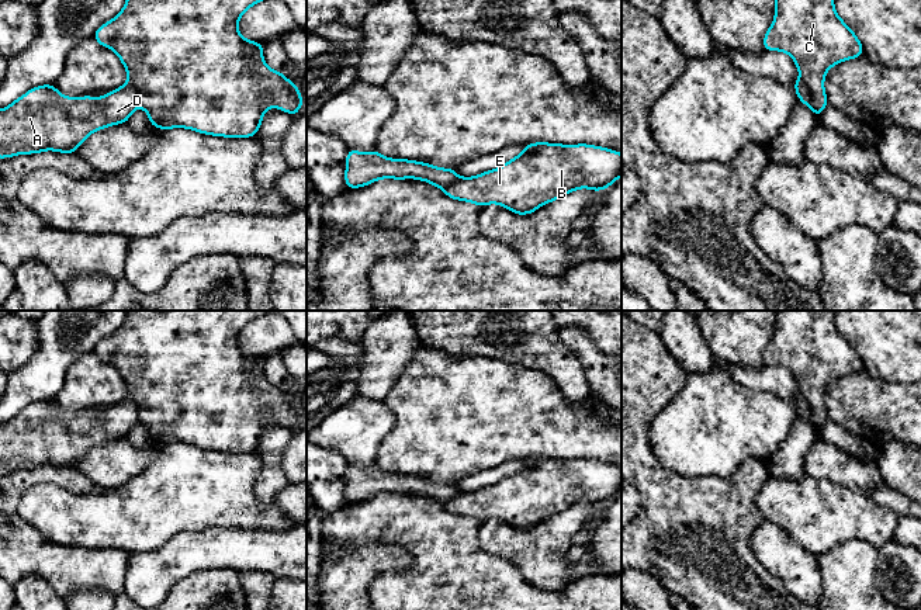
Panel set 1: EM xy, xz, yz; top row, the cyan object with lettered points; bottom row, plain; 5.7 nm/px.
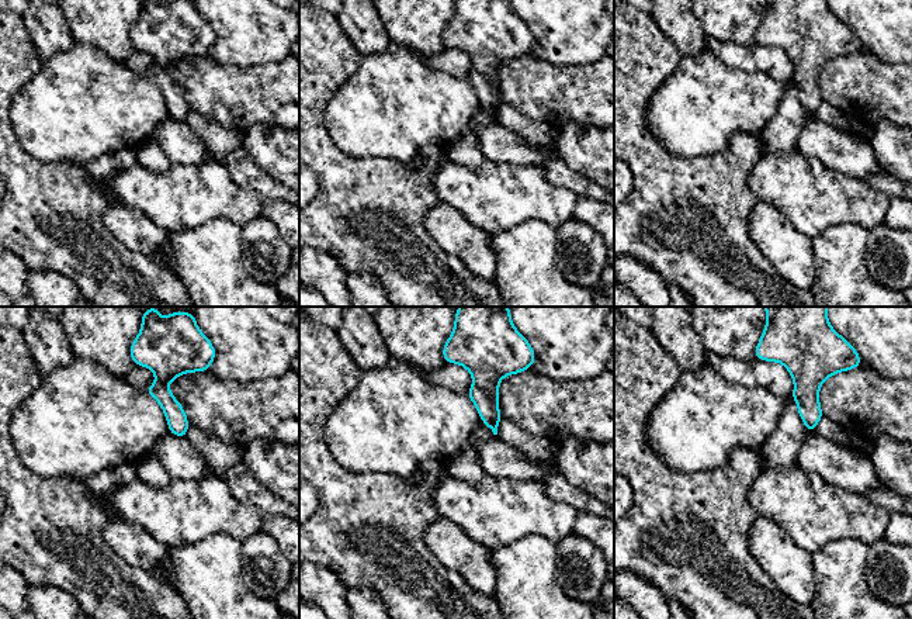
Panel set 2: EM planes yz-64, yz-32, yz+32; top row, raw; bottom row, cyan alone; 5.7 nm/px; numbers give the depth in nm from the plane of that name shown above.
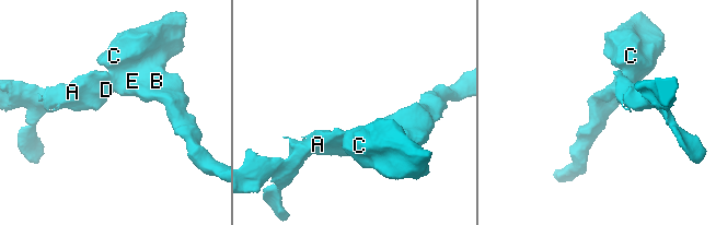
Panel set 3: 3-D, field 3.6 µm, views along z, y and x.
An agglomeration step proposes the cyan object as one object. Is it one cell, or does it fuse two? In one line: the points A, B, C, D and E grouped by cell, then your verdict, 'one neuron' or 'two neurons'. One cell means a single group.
A D / B C E | two neurons

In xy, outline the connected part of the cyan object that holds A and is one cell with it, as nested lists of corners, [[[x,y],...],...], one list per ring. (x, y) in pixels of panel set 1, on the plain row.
[[[129,395],[100,413],[65,412],[53,399],[32,402],[0,424],[0,472],[45,465],[75,469],[93,447],[128,437],[138,416]]]

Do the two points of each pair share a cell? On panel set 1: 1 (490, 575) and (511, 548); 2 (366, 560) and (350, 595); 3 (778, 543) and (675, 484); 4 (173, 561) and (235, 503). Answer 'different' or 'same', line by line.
1: different
2: same
3: different
4: different

